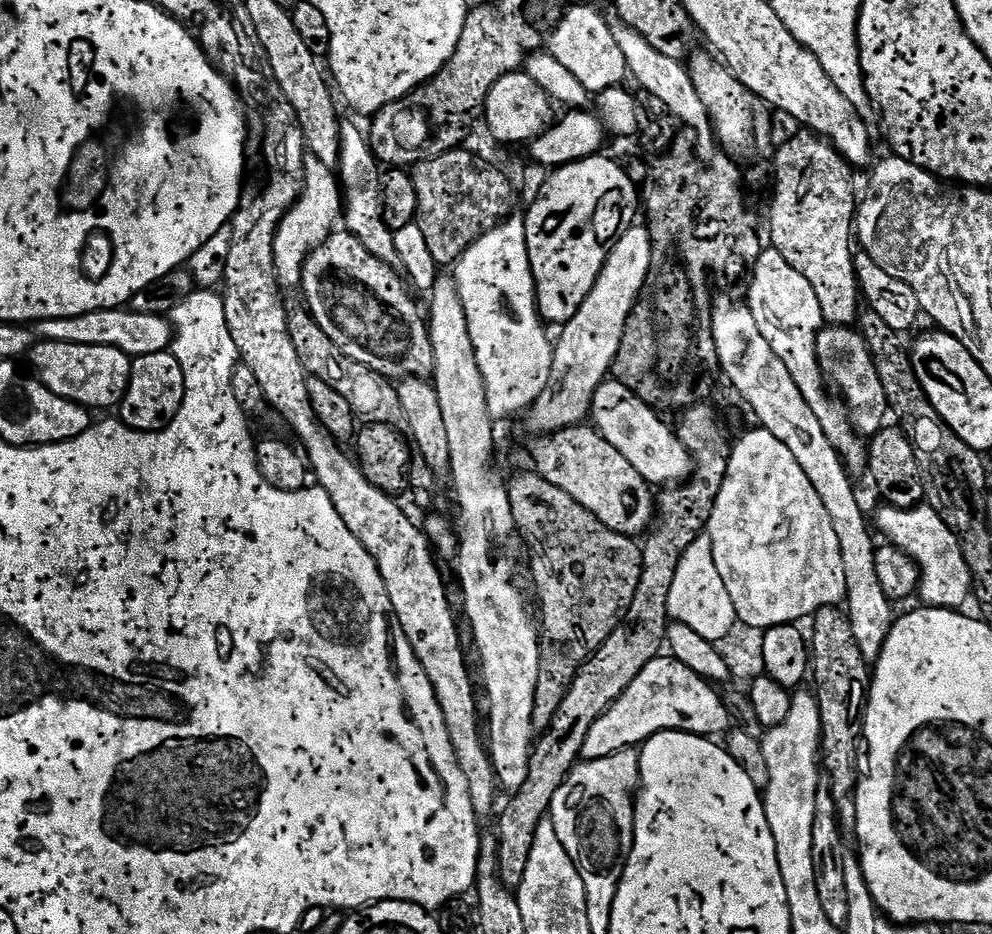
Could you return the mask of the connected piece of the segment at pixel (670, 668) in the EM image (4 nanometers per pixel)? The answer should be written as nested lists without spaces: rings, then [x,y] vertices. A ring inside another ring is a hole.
[[[661,654],[656,657],[634,682],[590,726],[590,734],[586,734],[586,742],[582,742],[584,760],[597,760],[621,752],[623,748],[636,748],[643,745],[659,732],[689,732],[695,736],[720,738],[729,731],[730,717],[728,706],[723,695],[715,692],[713,685],[702,679],[690,666],[673,660],[671,655]],[[721,735],[721,736],[720,736]]]

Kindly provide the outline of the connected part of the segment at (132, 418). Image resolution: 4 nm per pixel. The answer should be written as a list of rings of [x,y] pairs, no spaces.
[[[171,351],[135,357],[128,389],[118,405],[120,423],[143,434],[163,432],[168,423],[180,413],[185,387],[186,378],[182,374],[182,366],[178,366],[178,358],[174,358]]]

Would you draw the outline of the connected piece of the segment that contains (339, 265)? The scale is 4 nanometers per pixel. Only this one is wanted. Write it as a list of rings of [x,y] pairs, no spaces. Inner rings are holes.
[[[333,231],[326,242],[322,242],[322,246],[315,248],[304,264],[300,283],[307,300],[306,307],[318,326],[322,326],[322,330],[330,334],[333,342],[350,358],[354,358],[354,362],[362,362],[362,366],[370,366],[370,370],[396,382],[405,378],[428,378],[435,373],[434,346],[428,333],[429,321],[421,305],[420,308],[416,305],[417,297],[410,291],[405,277],[382,262],[382,258],[374,258],[374,254],[366,250],[353,232]]]

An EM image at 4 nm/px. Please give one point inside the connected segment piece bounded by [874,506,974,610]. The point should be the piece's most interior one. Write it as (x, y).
(945, 579)

